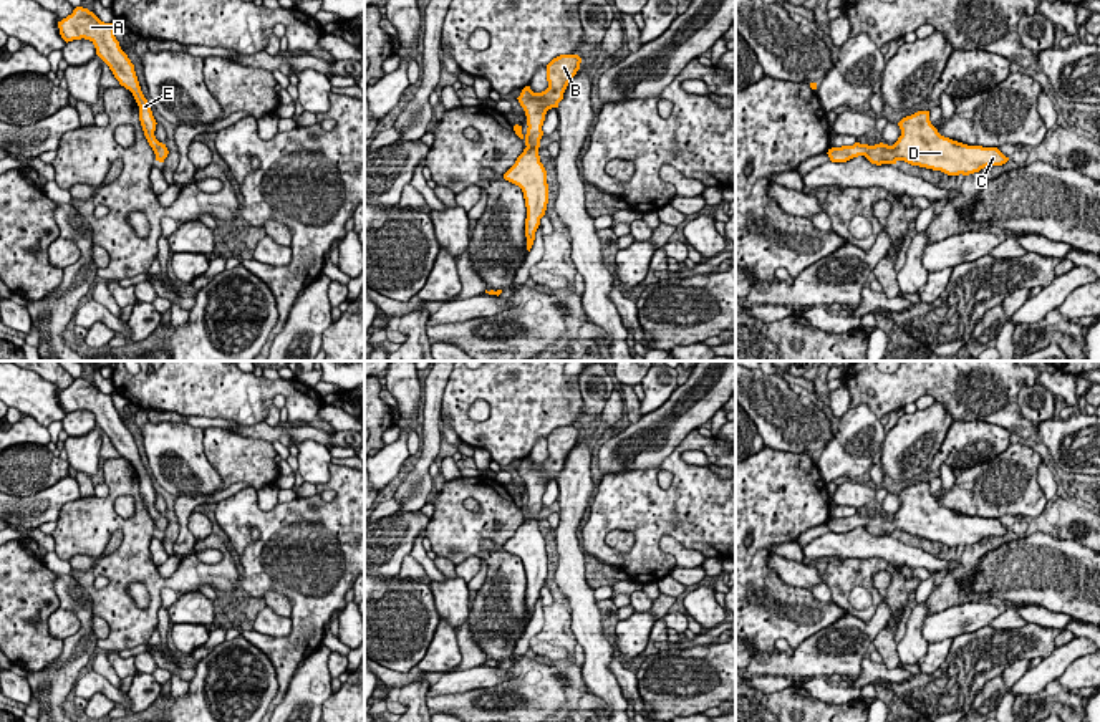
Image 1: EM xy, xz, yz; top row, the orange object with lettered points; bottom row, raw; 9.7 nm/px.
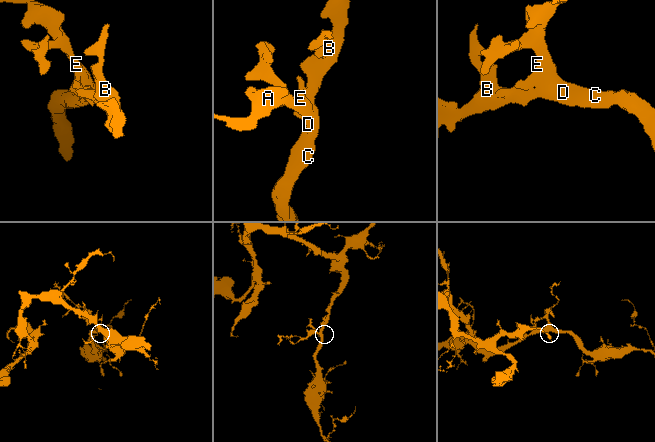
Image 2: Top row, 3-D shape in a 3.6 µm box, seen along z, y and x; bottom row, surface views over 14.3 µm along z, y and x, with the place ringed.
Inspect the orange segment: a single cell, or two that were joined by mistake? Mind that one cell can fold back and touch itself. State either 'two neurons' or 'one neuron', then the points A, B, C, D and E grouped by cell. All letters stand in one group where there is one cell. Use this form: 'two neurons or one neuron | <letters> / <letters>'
one neuron | A B C D E

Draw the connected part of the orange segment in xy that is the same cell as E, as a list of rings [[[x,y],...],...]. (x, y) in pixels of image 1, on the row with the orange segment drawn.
[[[76,7],[71,15],[58,22],[58,28],[66,43],[81,38],[89,40],[96,48],[96,55],[109,66],[119,84],[133,93],[139,106],[139,121],[144,136],[156,154],[156,161],[164,162],[169,151],[154,136],[157,123],[152,116],[151,104],[141,91],[134,65],[114,36],[113,23],[104,23],[88,8]]]

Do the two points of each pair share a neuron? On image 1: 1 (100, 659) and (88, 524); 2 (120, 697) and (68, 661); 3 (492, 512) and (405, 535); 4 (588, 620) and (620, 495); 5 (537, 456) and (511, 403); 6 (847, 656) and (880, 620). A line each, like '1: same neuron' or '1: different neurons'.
1: different neurons
2: different neurons
3: different neurons
4: different neurons
5: different neurons
6: same neuron

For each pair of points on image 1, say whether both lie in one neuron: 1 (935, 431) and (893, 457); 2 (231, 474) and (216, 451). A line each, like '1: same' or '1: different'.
1: same
2: same

